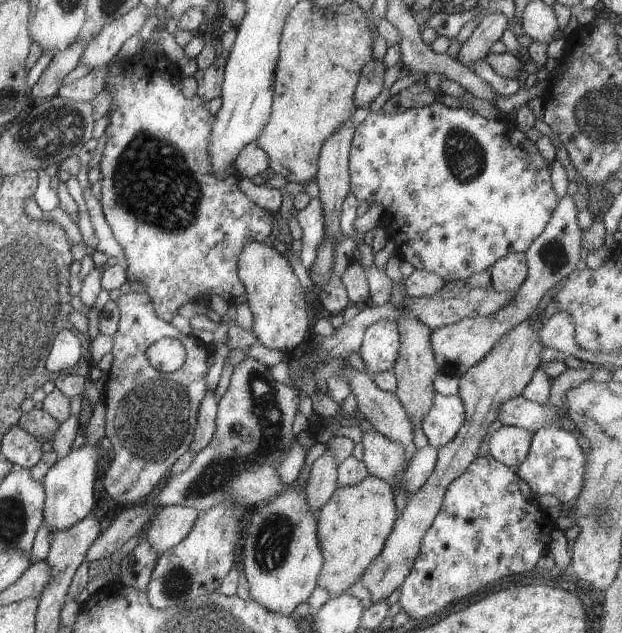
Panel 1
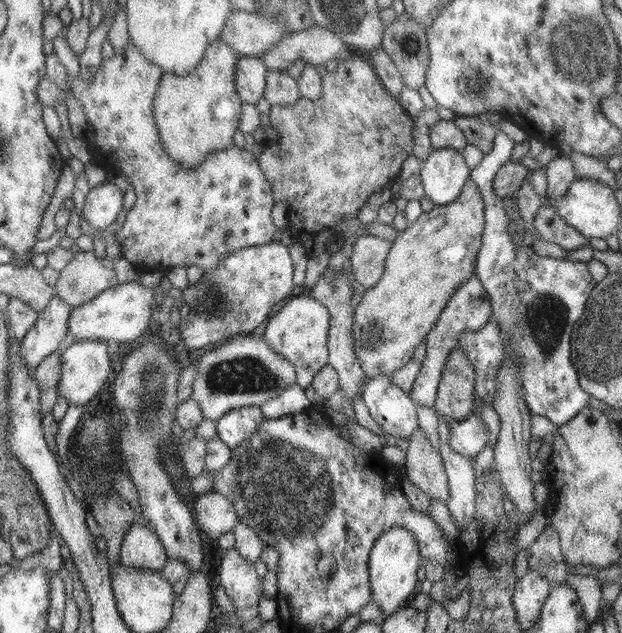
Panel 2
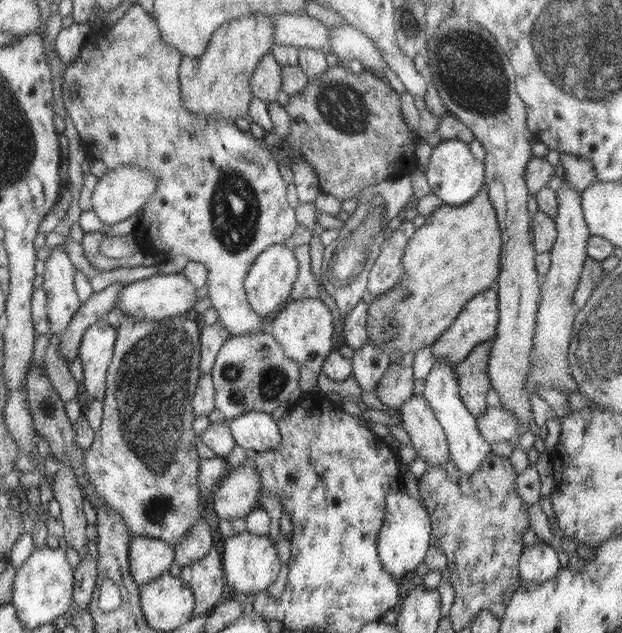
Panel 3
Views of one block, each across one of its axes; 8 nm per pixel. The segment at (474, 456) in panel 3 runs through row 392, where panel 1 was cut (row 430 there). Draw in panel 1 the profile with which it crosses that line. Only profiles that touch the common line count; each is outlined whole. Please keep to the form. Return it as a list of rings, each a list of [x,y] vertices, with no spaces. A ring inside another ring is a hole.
[[[435,394],[435,404],[421,422],[429,444],[440,450],[461,429],[465,421],[465,408],[459,395]]]

